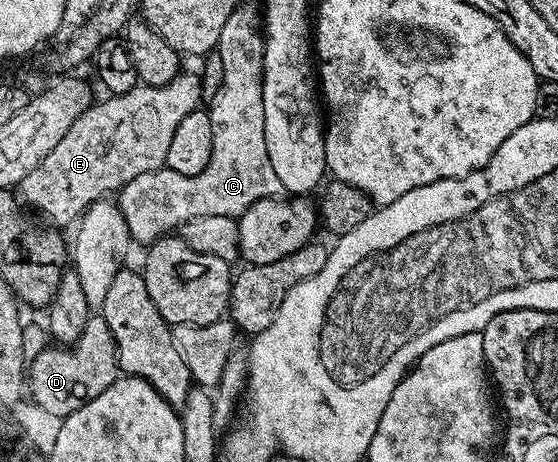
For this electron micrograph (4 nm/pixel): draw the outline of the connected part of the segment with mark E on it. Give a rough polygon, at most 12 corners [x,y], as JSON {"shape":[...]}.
{"shape":[[182,71],[90,104],[20,200],[54,226],[165,168],[202,104]]}

